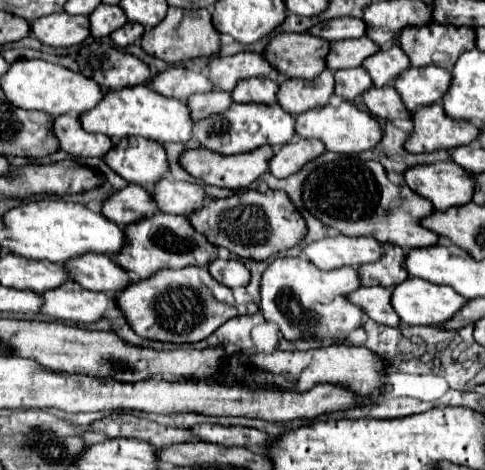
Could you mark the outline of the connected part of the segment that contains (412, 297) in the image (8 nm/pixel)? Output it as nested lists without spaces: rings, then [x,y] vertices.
[[[408,278],[402,284],[394,286],[390,302],[392,302],[392,308],[396,310],[396,314],[400,316],[400,320],[406,324],[440,326],[440,324],[446,324],[448,320],[452,320],[466,306],[468,300],[464,296],[458,296],[458,292],[454,292],[450,286],[438,286],[438,284],[432,284],[422,278]]]

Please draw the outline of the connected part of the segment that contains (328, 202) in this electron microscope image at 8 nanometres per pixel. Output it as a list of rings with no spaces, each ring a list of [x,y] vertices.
[[[344,156],[338,162],[322,164],[304,184],[304,204],[326,226],[338,228],[346,236],[372,236],[380,244],[396,244],[404,250],[436,246],[440,236],[422,226],[422,218],[434,214],[430,200],[418,196],[408,186],[394,186],[386,170],[376,160]]]

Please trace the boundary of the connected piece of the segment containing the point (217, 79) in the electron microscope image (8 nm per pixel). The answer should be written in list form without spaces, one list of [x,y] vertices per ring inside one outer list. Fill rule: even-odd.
[[[238,52],[234,56],[214,56],[208,64],[208,76],[220,90],[232,92],[238,80],[268,76],[276,68],[262,56],[254,52]]]

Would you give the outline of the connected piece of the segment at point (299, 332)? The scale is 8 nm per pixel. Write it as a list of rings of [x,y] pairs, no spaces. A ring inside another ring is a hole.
[[[276,258],[262,274],[260,310],[268,322],[278,324],[282,336],[288,342],[342,342],[354,328],[364,326],[366,322],[362,308],[348,300],[348,294],[352,294],[360,286],[362,284],[356,268],[346,266],[338,270],[320,270],[304,258]],[[294,300],[300,306],[300,314],[294,312]]]

